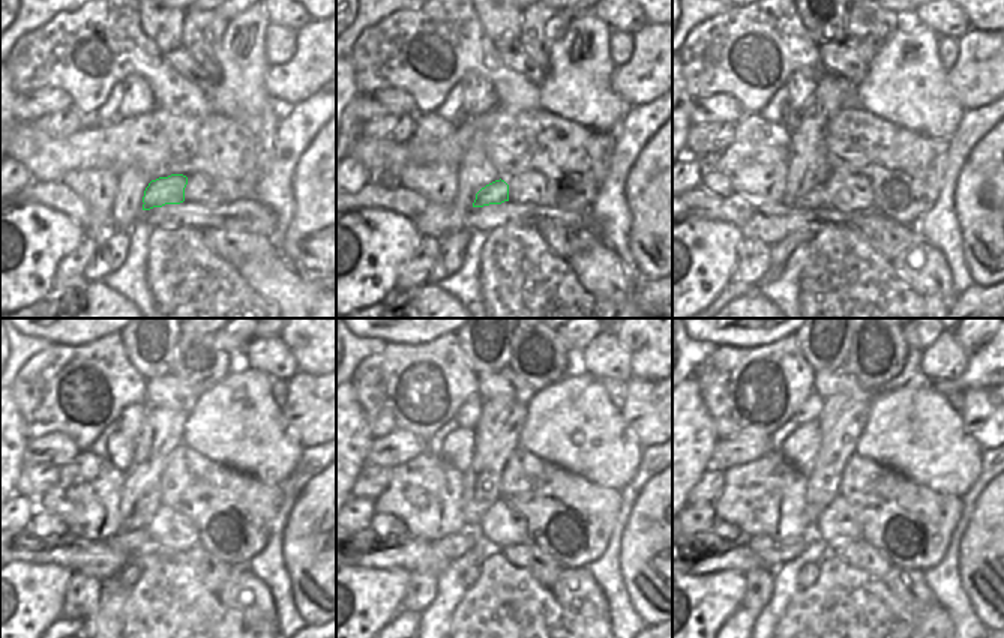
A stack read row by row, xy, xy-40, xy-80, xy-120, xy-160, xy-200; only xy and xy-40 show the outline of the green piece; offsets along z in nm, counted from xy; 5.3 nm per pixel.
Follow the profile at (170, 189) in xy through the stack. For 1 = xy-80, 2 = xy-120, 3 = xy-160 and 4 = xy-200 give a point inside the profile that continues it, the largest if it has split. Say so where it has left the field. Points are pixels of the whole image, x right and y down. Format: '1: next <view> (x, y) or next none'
1: next xy-80 (818, 197)
2: next xy-120 (125, 541)
3: next xy-160 (456, 545)
4: next xy-200 (773, 553)

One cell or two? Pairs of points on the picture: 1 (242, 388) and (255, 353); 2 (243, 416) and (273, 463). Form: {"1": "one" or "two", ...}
{"1": "two", "2": "one"}

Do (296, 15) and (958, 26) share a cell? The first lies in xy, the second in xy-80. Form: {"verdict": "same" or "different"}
{"verdict": "same"}

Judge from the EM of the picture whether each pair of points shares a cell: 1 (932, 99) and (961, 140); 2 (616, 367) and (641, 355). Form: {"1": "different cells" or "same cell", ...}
{"1": "different cells", "2": "different cells"}

